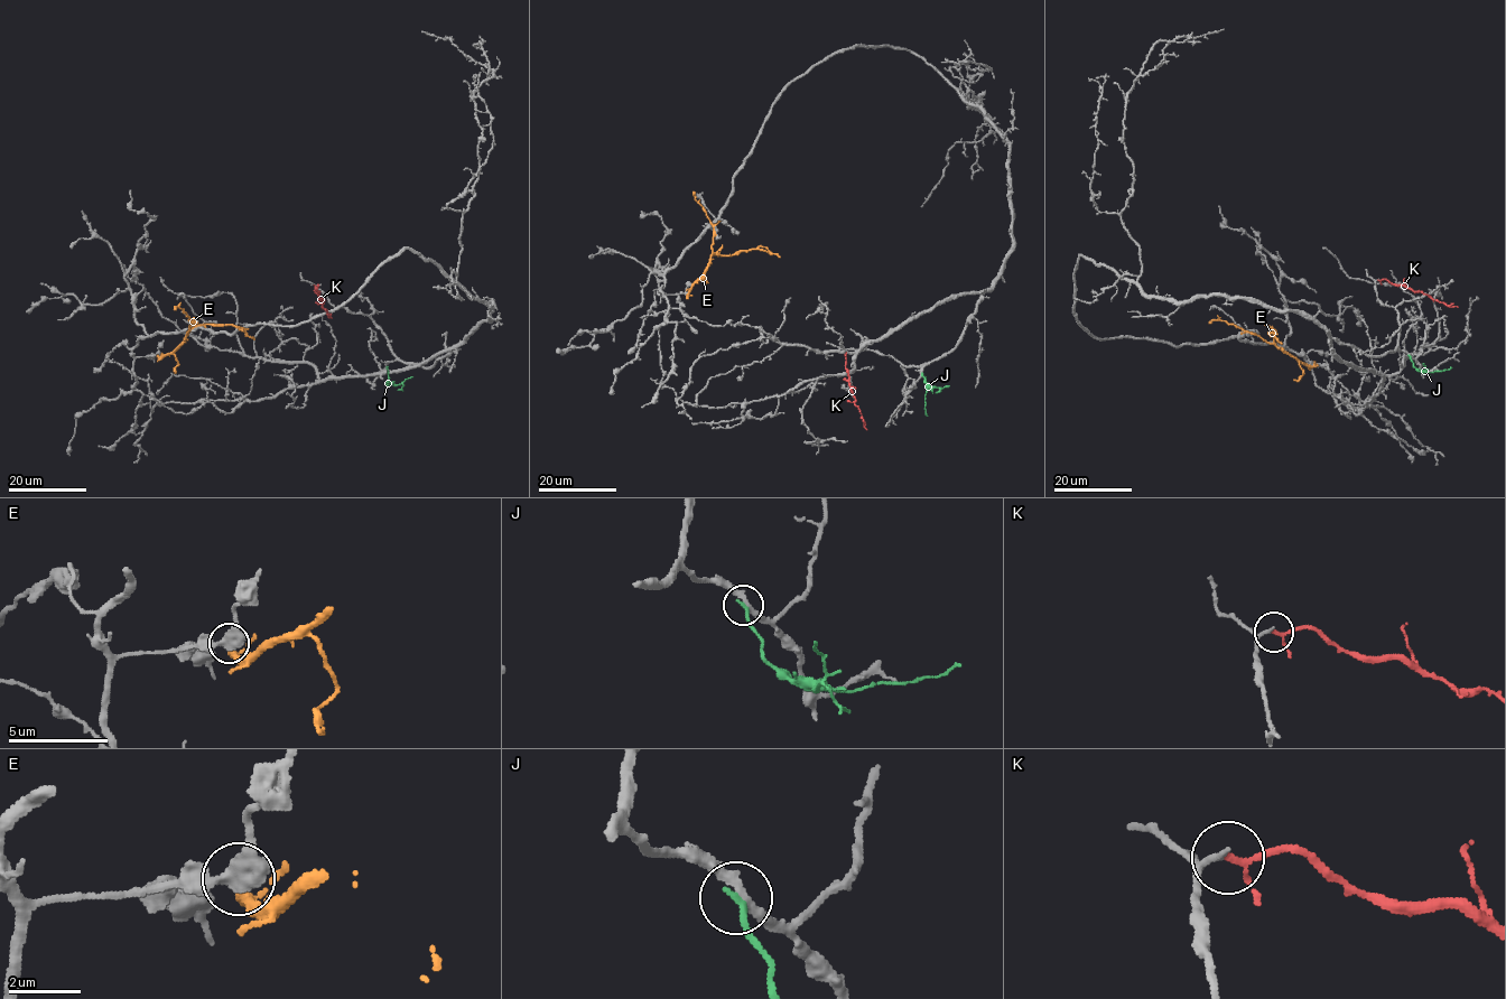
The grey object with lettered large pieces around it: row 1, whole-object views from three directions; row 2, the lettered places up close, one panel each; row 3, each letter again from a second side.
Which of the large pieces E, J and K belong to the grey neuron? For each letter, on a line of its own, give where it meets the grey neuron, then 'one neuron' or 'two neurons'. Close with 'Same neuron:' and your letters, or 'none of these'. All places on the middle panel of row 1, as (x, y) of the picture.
E: contact (686, 295); two neurons
J: contact (921, 374); two neurons
K: contact (846, 353); one neuron
Same neuron: K

